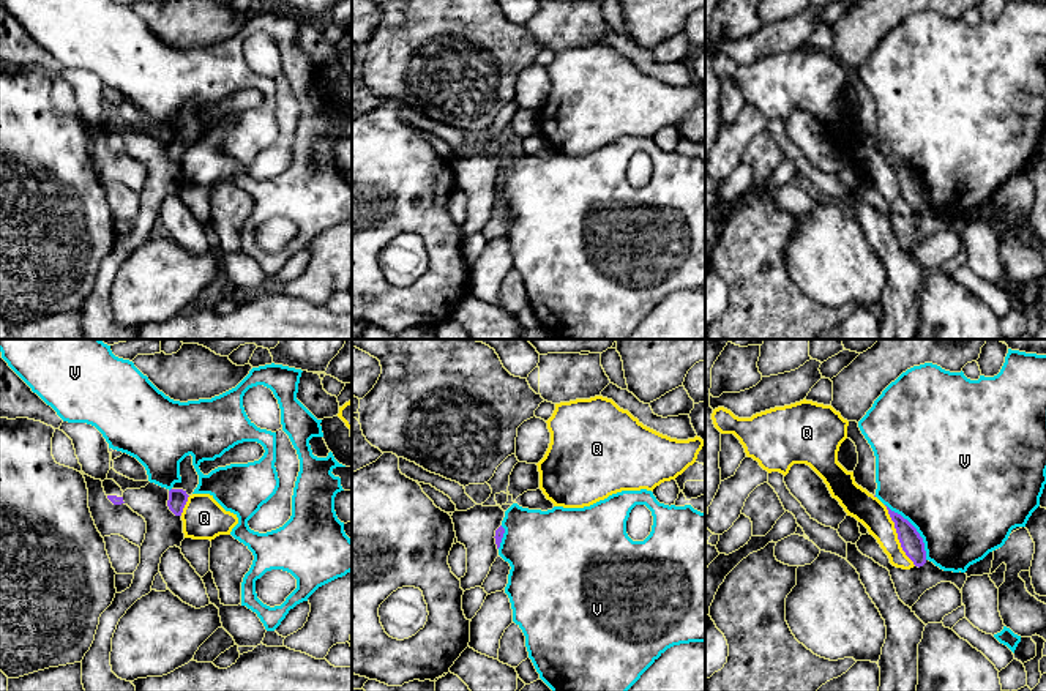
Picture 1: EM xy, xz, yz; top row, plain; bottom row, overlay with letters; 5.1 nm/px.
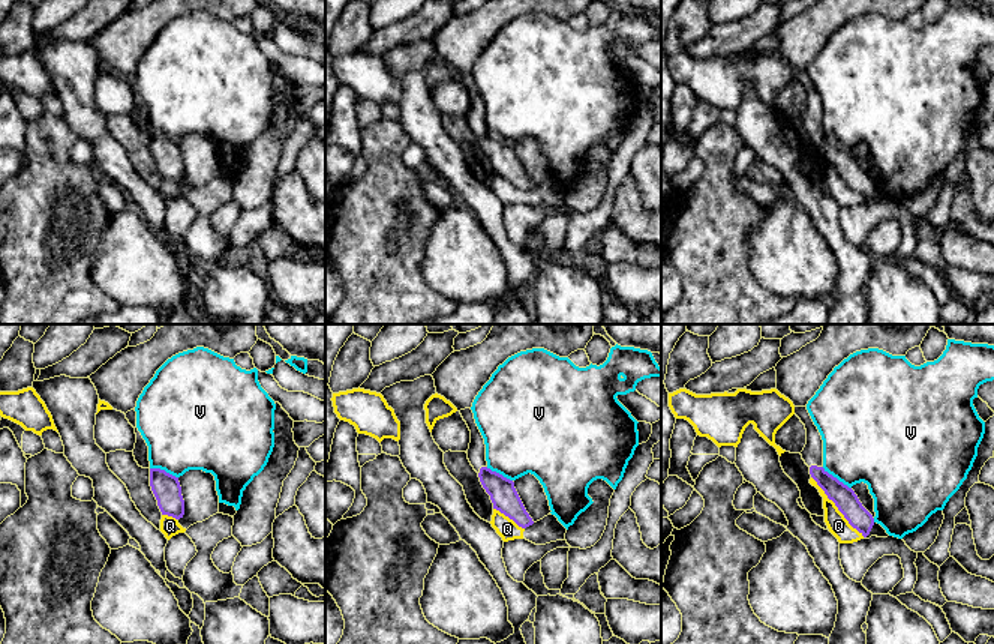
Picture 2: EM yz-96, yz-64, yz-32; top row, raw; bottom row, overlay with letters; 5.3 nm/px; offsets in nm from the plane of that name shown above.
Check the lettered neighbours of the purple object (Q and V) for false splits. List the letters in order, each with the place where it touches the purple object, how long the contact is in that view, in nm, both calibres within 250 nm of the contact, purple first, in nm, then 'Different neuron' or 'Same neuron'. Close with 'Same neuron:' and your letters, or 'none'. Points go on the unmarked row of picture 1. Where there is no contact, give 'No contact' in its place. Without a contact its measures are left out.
Q: Touches purple at yz (898, 182). Shared border 360 nm. Thickness 110 nm (purple) against 150 nm. Different neuron
V: Touches purple at yz (915, 175). Shared border 360 nm. Thickness 110 nm (purple) against 500 nm. Different neuron
Same neuron: none

